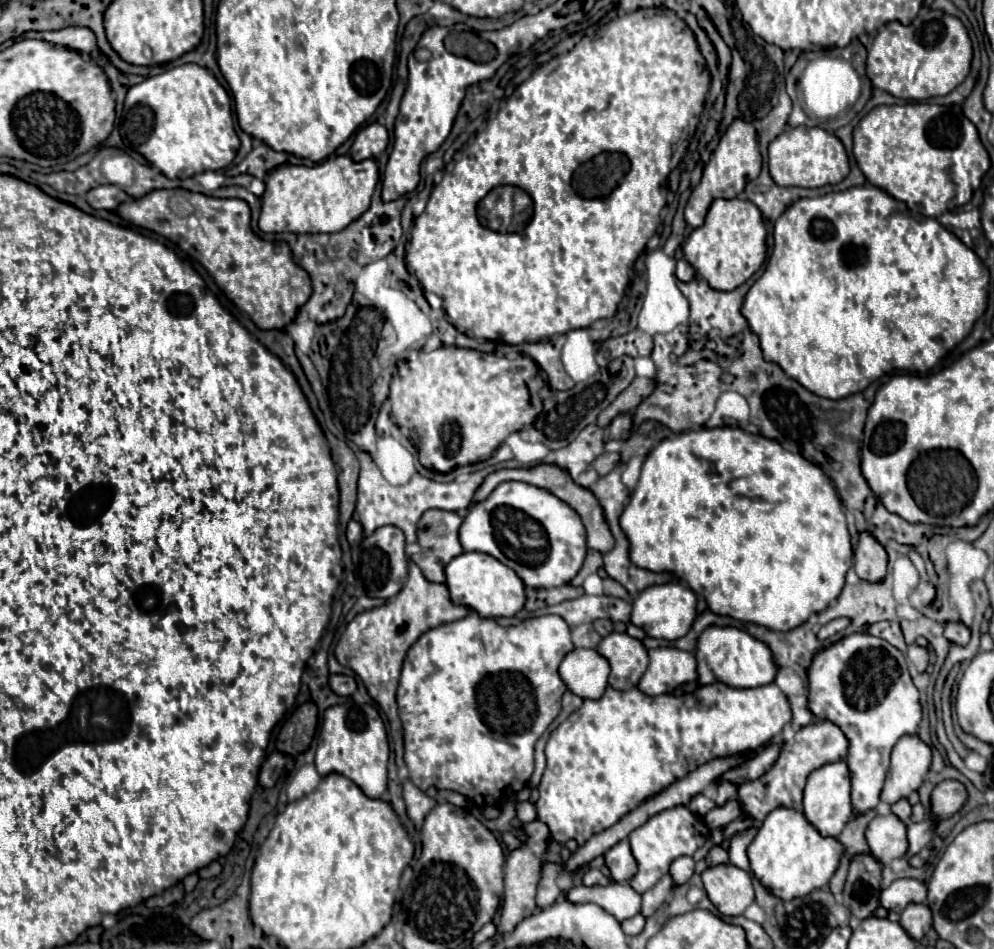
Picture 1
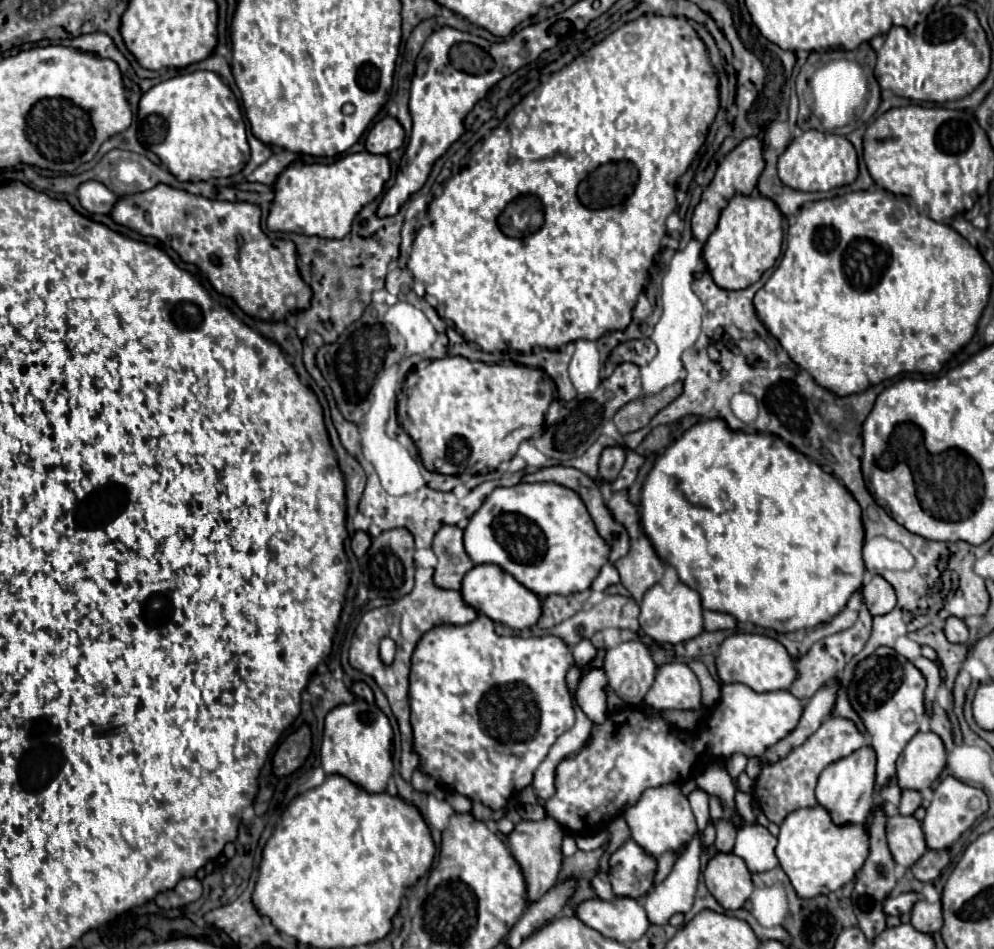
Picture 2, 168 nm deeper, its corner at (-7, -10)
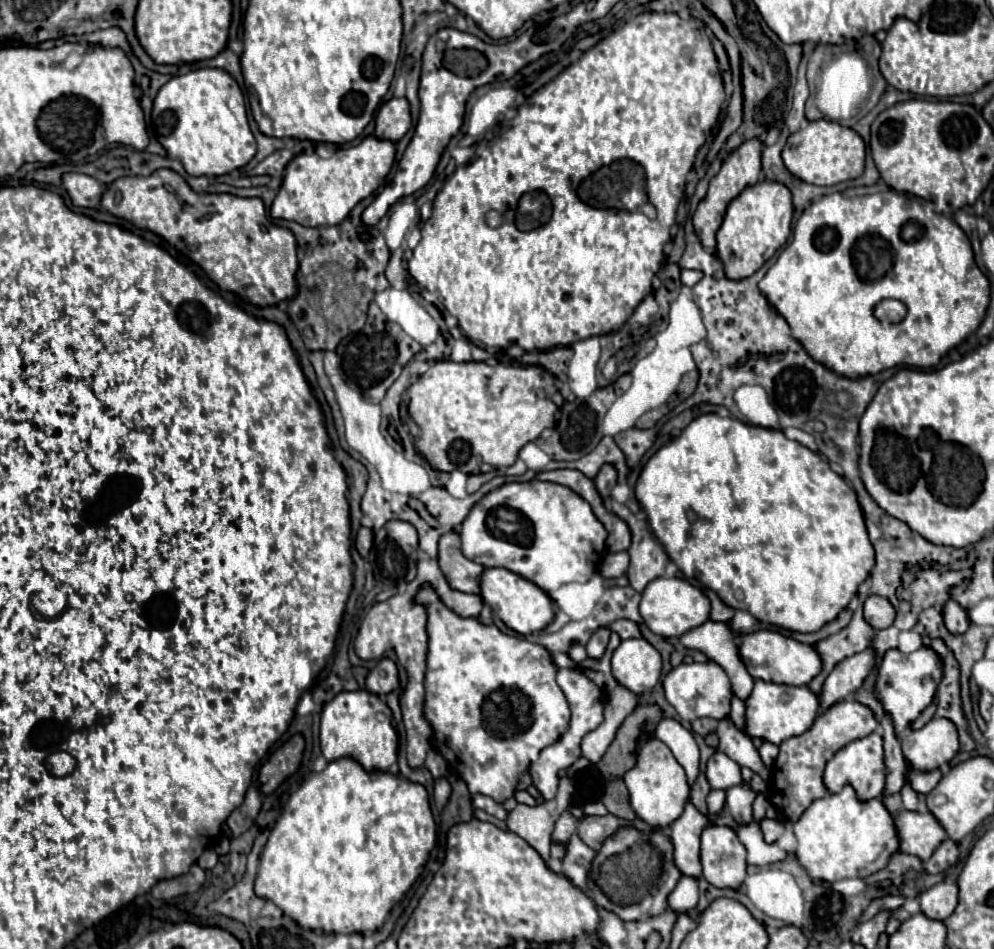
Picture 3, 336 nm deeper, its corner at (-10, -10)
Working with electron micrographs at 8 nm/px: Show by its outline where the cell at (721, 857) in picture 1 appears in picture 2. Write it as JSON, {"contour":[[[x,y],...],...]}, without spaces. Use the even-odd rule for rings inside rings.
{"contour":[[[721,819],[717,823],[717,839],[715,839],[715,849],[721,853],[731,853],[733,851],[733,843],[735,843],[735,827],[727,821]]]}

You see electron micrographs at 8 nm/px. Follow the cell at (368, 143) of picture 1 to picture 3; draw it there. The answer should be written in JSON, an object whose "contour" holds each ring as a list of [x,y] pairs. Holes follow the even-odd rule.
{"contour":[[[392,97],[378,109],[376,137],[398,141],[410,129],[410,103],[406,97]]]}

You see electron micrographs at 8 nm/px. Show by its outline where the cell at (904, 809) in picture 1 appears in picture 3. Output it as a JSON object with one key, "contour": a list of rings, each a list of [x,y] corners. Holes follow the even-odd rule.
{"contour":[[[934,769],[934,771],[914,771],[910,775],[910,785],[918,793],[930,793],[938,785],[940,777],[942,777],[942,769]]]}

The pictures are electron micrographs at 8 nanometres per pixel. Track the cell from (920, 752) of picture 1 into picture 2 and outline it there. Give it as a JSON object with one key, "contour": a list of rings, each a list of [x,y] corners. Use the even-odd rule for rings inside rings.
{"contour":[[[919,731],[897,759],[897,785],[903,791],[925,791],[939,777],[947,761],[939,735]]]}

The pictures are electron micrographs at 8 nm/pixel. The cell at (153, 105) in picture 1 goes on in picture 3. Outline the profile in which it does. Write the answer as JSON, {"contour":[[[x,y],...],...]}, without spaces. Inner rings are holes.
{"contour":[[[196,69],[186,75],[172,77],[156,95],[154,111],[152,111],[152,127],[156,139],[166,147],[170,157],[182,161],[184,169],[190,175],[224,175],[234,169],[244,167],[256,153],[256,139],[250,131],[246,105],[242,89],[238,87],[236,79],[226,73],[224,69]]]}

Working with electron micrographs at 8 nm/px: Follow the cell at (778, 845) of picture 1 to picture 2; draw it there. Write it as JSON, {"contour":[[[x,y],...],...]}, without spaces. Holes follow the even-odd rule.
{"contour":[[[821,805],[793,811],[783,819],[779,829],[781,831],[777,837],[775,855],[781,869],[787,873],[797,897],[801,899],[839,891],[845,883],[853,881],[869,853],[869,835],[863,825],[837,827],[831,823],[829,813]]]}

